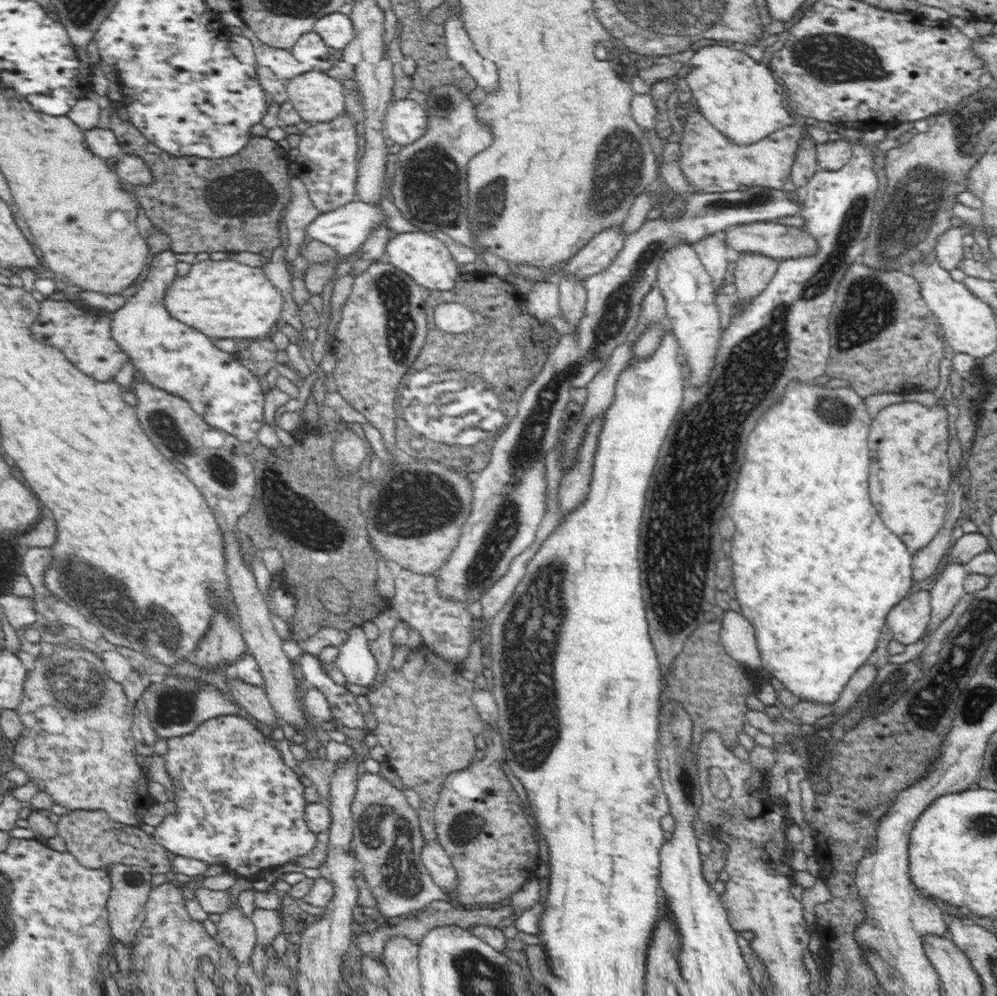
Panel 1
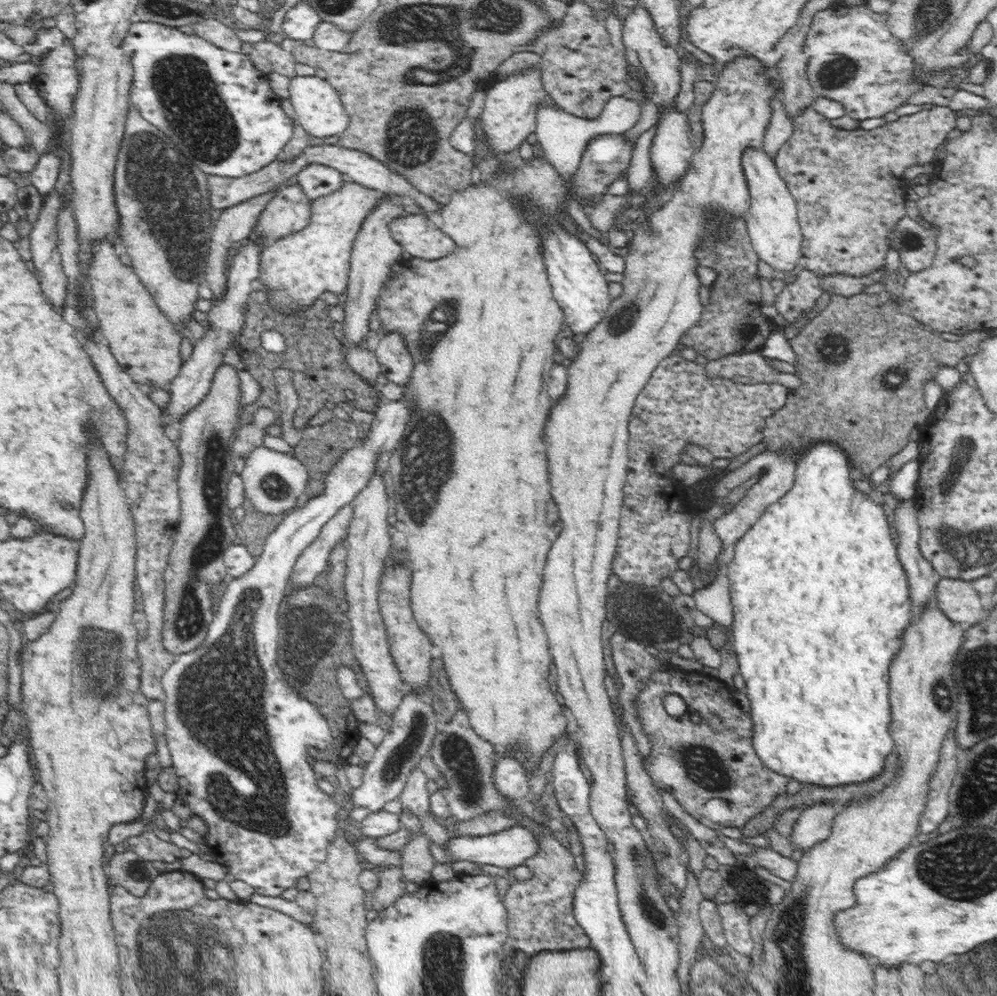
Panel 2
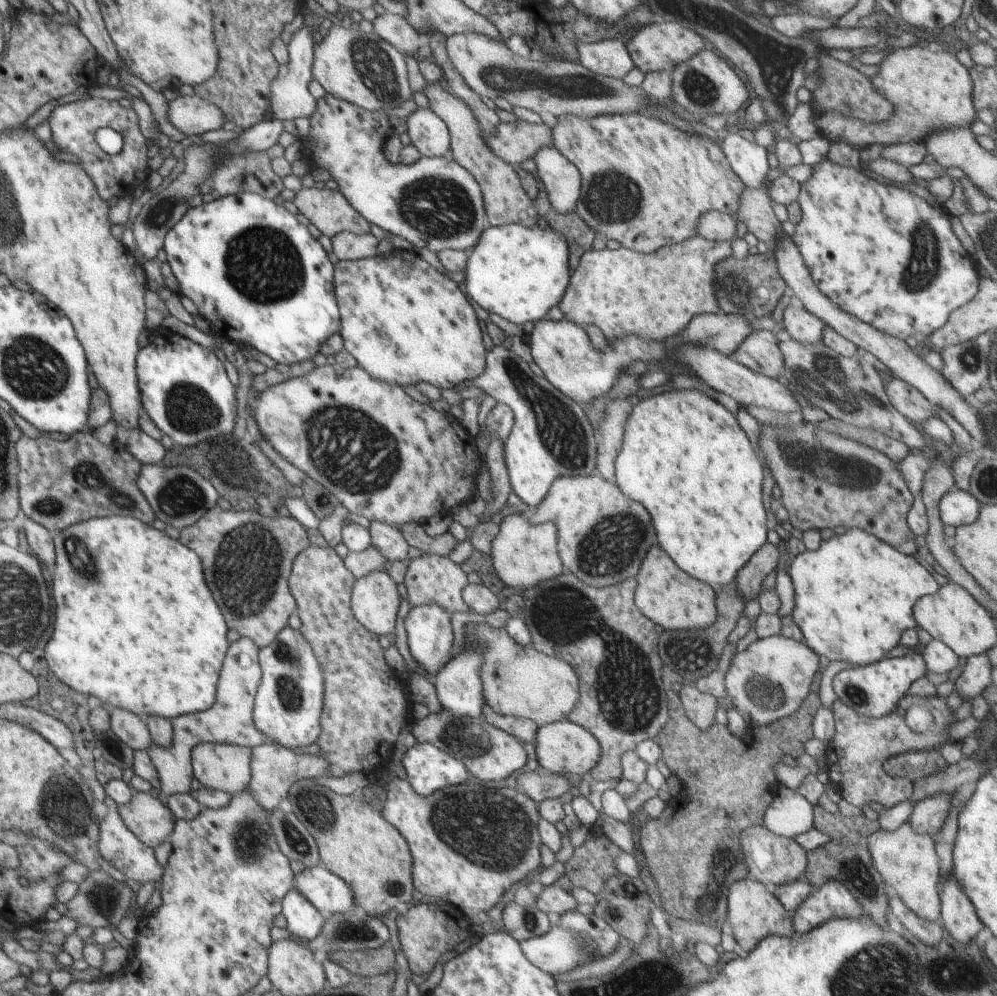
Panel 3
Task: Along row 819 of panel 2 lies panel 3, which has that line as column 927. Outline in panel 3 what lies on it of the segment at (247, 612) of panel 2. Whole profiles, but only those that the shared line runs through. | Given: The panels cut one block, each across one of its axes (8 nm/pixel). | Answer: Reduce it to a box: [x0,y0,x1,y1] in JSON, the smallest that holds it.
[791,158,980,347]

